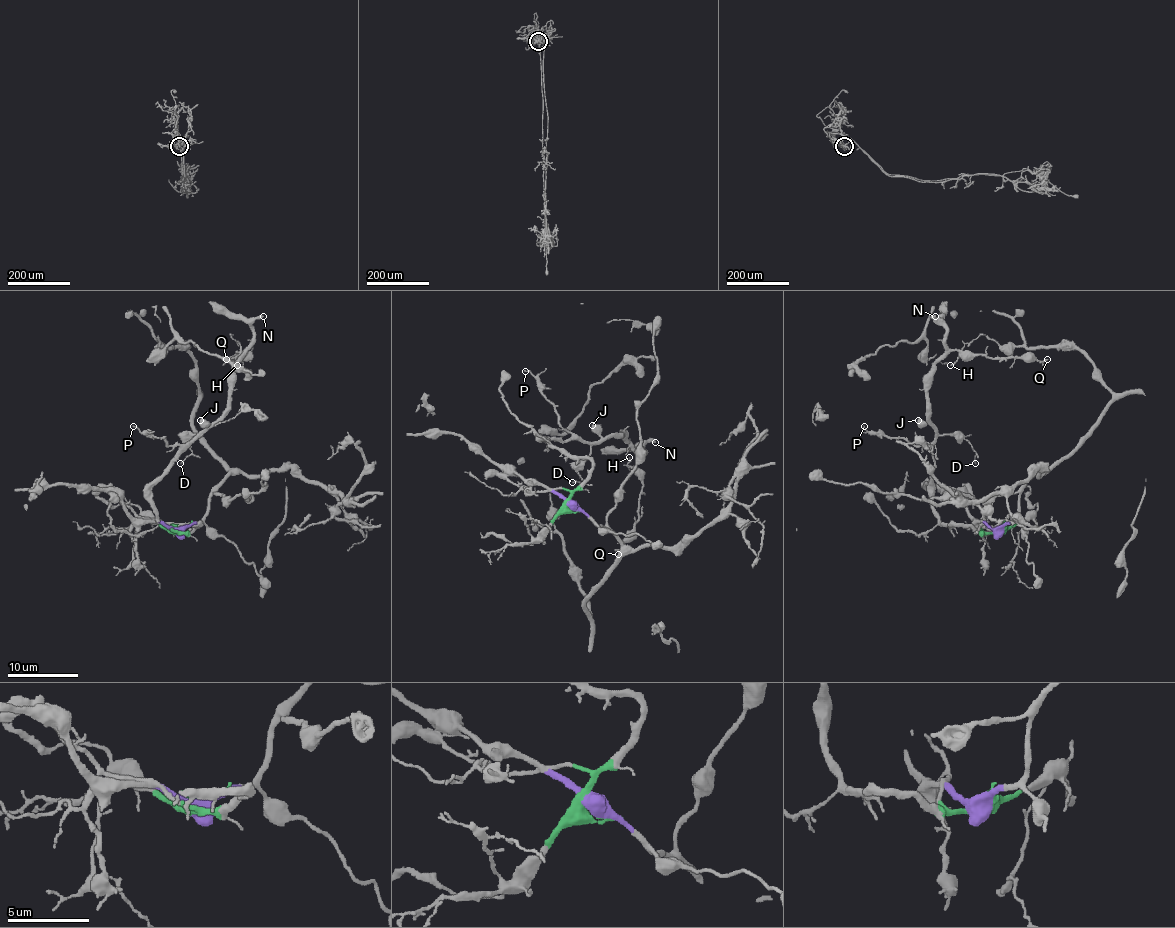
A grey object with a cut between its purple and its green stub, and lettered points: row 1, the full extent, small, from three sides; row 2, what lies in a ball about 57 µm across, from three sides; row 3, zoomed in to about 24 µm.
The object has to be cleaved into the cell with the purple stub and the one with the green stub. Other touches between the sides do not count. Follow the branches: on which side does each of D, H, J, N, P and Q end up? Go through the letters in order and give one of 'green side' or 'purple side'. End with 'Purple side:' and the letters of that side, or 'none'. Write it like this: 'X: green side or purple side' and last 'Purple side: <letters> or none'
D: green side
H: green side
J: green side
N: green side
P: green side
Q: green side
Purple side: none

